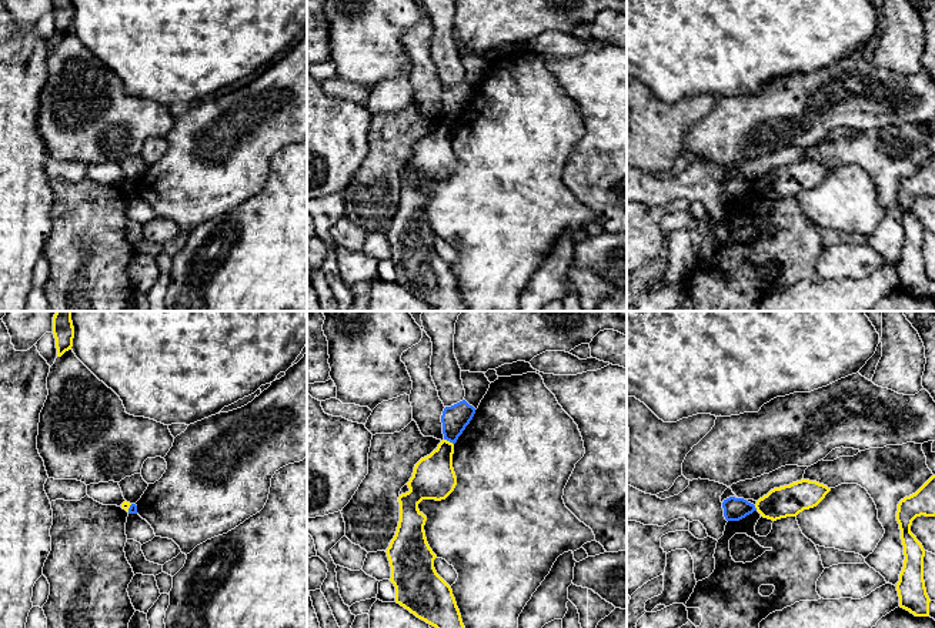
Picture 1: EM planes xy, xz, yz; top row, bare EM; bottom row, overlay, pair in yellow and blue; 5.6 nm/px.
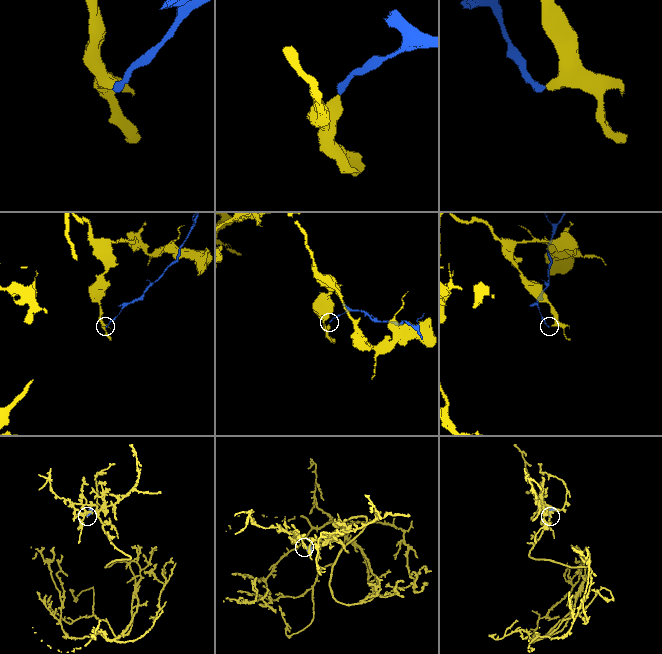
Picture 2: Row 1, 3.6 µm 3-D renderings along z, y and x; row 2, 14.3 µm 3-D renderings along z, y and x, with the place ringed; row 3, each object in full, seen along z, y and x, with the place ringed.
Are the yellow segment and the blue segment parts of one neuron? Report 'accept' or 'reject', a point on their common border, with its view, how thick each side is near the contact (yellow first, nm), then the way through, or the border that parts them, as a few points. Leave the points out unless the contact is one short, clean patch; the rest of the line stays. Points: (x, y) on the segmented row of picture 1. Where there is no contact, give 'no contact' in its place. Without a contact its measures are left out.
reject; contact xz (448, 441); calibres 240 and 150 nm; border xz (444, 438), (453, 444)

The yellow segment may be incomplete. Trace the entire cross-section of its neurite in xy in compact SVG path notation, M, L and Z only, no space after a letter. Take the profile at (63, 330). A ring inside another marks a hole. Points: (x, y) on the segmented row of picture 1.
M56 311L53 317L53 334L56 338L57 357L61 357L73 347L74 327L71 311Z

